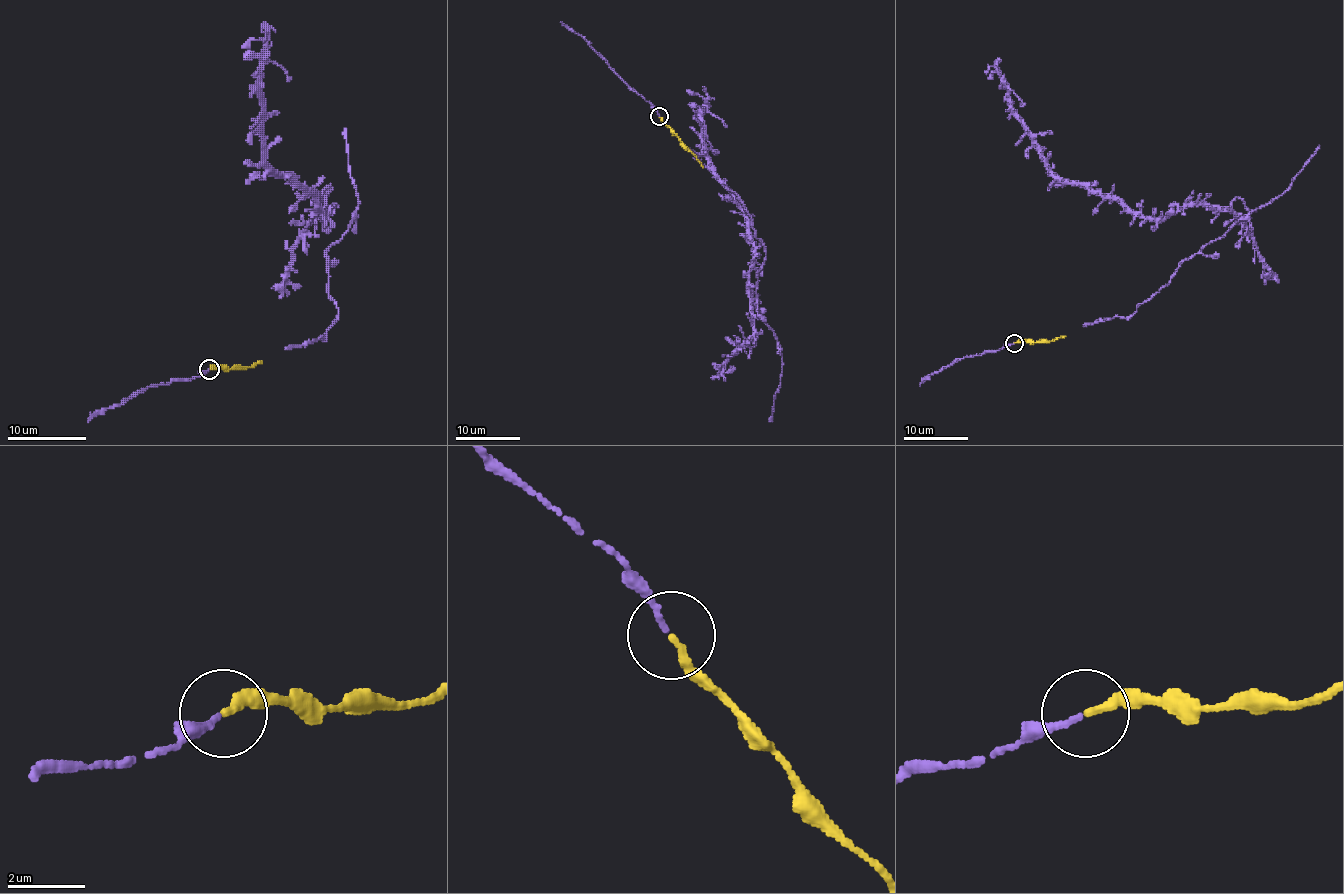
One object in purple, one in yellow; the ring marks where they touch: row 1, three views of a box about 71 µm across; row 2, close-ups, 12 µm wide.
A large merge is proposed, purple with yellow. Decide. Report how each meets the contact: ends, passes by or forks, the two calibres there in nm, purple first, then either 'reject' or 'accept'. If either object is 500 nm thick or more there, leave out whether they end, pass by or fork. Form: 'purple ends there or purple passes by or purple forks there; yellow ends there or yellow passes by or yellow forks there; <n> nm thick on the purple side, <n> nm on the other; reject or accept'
purple ends there; yellow ends there; 140 nm thick on the purple side, 200 nm on the other; accept

